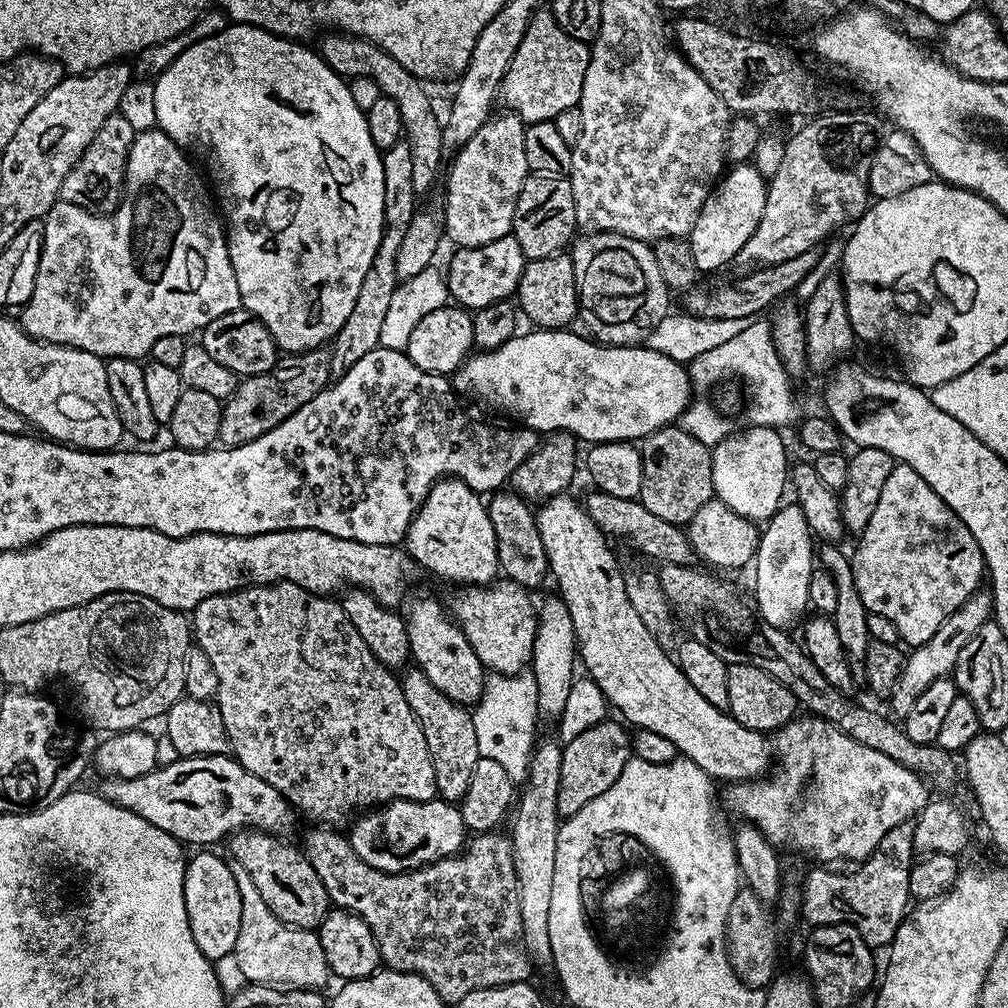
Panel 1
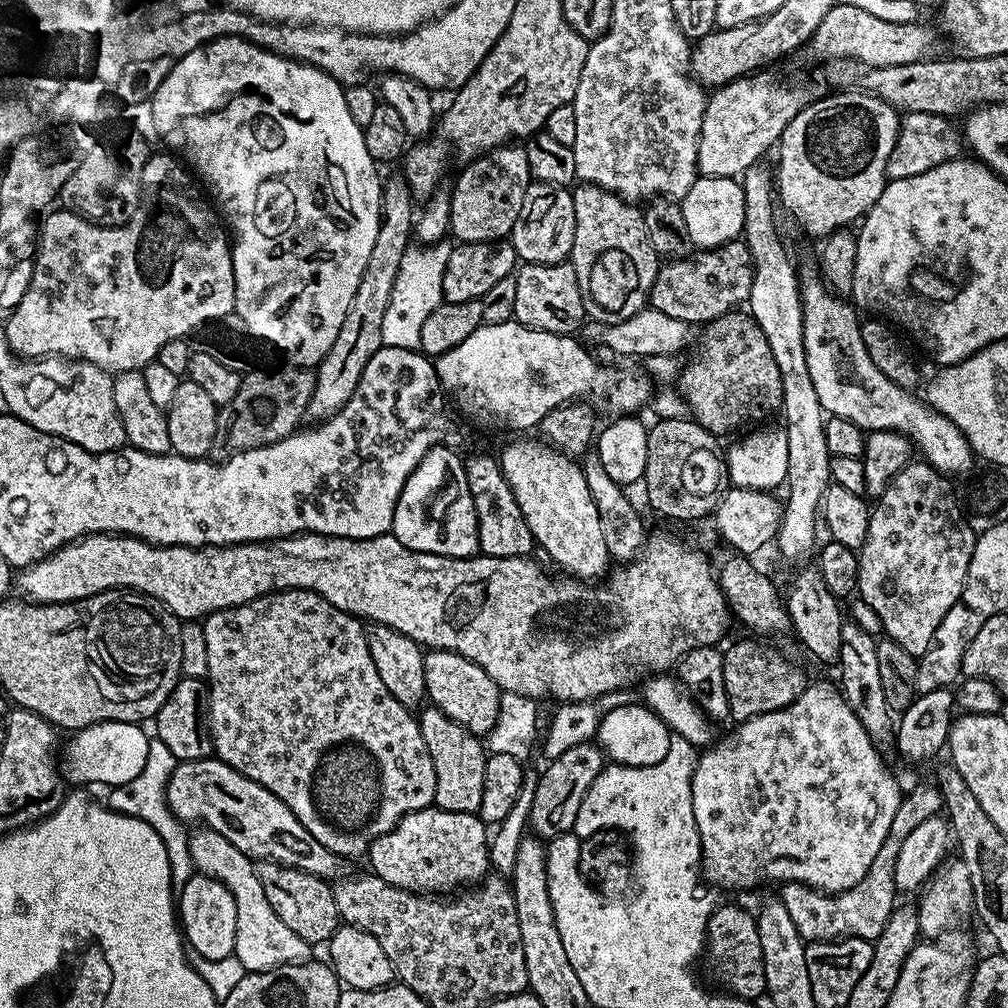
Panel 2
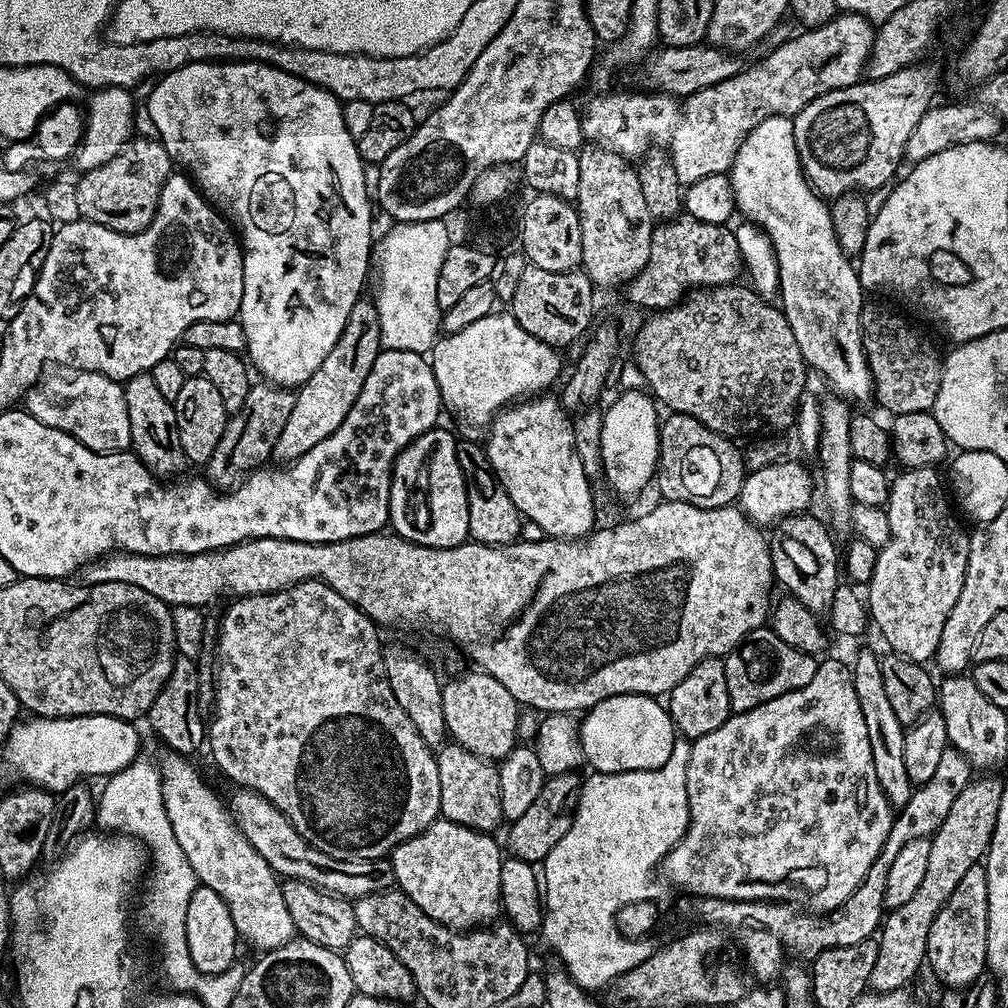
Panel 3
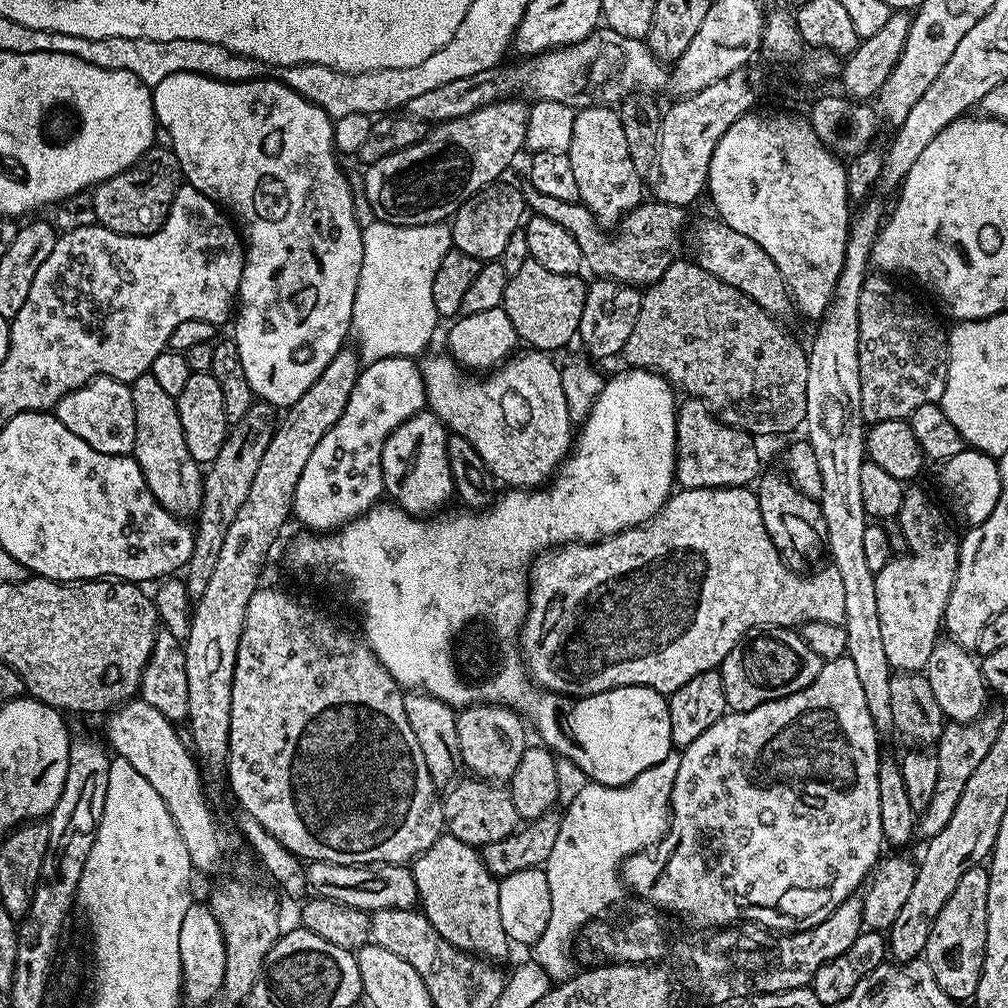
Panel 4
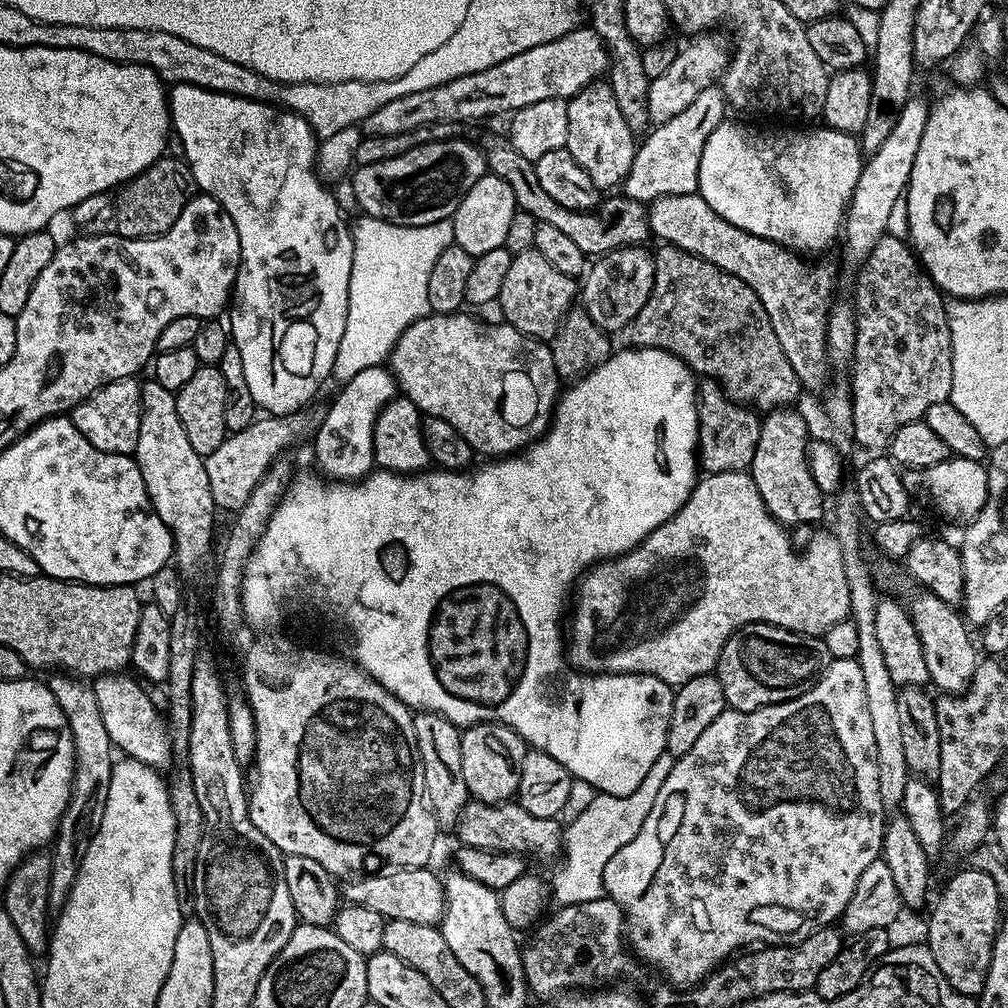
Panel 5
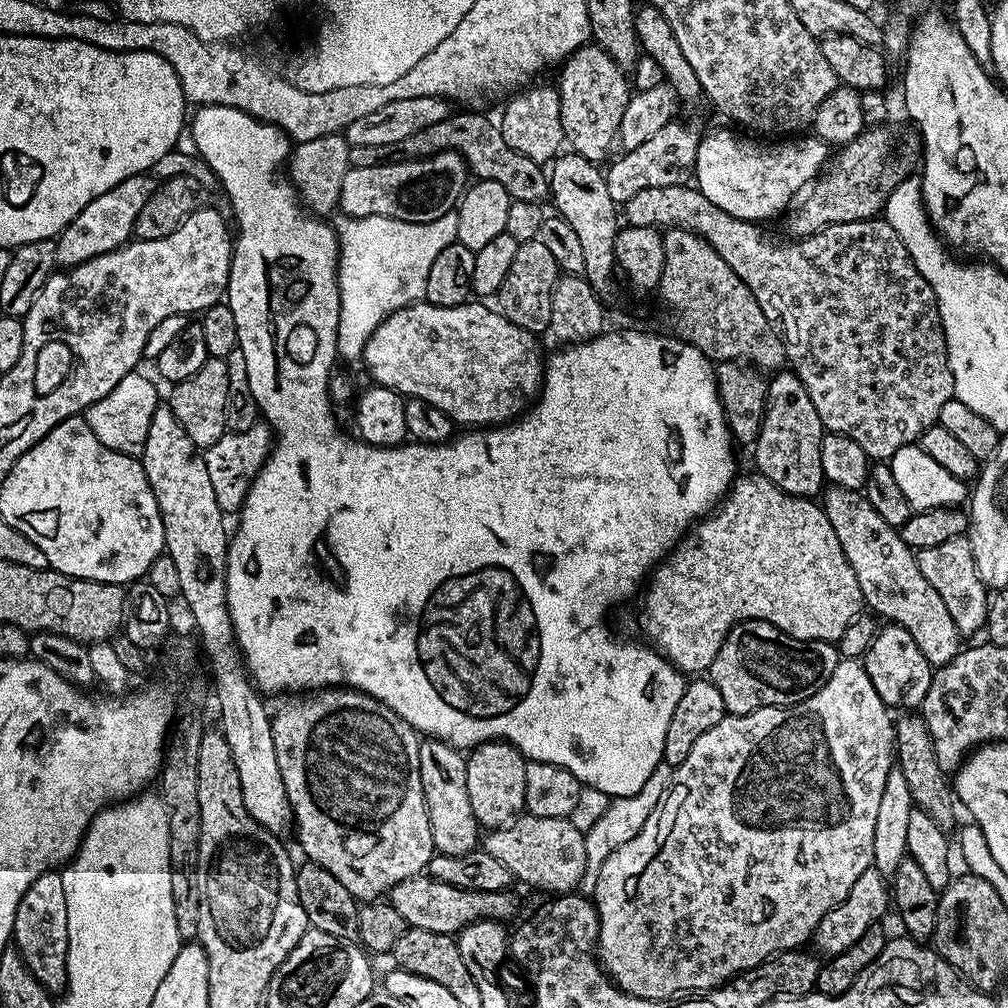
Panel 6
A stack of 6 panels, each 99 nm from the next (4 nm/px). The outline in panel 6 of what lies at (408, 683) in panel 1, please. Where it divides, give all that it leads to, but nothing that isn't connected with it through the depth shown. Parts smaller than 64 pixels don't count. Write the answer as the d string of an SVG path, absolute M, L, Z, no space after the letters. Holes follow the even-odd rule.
M522 814L505 828L491 829L483 837L482 851L491 854L497 862L502 862L510 870L513 881L529 884L540 892L550 892L553 897L564 893L575 893L586 870L586 842L584 833L572 824L567 816L562 818L542 818Z

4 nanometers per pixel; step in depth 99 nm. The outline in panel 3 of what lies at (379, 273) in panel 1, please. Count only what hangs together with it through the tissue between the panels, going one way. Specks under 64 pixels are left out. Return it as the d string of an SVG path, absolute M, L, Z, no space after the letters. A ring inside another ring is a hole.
M361 298L354 310L350 310L350 318L346 318L346 326L342 334L338 334L338 342L334 342L334 350L322 358L322 366L318 366L296 392L294 410L290 410L290 418L286 418L286 426L282 426L282 434L278 434L278 442L274 442L271 459L276 462L297 460L306 450L314 450L322 438L330 438L330 434L346 422L346 414L350 414L350 406L354 406L358 394L362 394L362 386L366 386L366 378L381 351L378 310L371 299Z

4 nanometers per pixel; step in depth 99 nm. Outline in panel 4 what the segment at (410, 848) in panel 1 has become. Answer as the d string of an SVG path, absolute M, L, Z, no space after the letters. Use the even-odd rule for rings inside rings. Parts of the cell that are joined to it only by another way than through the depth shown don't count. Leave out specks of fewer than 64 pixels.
M441 834L421 856L411 861L410 867L419 907L430 926L454 947L473 956L500 962L510 949L498 910L500 880L486 870L479 851L458 838Z

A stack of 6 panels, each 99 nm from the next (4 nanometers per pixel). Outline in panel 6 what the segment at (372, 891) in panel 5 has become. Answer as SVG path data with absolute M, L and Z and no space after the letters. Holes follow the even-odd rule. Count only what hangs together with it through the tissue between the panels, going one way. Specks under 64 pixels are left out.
M421 874L406 878L406 882L398 882L398 886L391 890L390 903L398 914L402 914L407 927L452 936L476 920L507 921L507 916L512 912L510 897L508 892L471 892L446 886L446 882L438 882L427 874Z

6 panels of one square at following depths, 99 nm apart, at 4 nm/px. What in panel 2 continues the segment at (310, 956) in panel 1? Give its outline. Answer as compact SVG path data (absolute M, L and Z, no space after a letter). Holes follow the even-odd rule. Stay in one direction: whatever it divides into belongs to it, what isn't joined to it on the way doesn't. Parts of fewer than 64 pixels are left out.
M200 826L195 831L188 838L193 869L201 876L209 876L222 882L222 886L226 886L226 890L230 890L230 894L234 894L234 906L238 910L234 960L244 967L243 971L245 973L265 972L283 964L299 964L307 961L310 946L305 940L298 938L298 934L294 934L294 930L290 930L290 926L286 926L286 922L282 922L282 918L278 918L278 914L274 914L270 902L266 902L266 893L262 890L262 882L258 882L256 864L252 857L242 854L242 850L238 850L238 846L234 846L234 842L226 842L226 838L222 838L222 834L218 834L214 830Z

